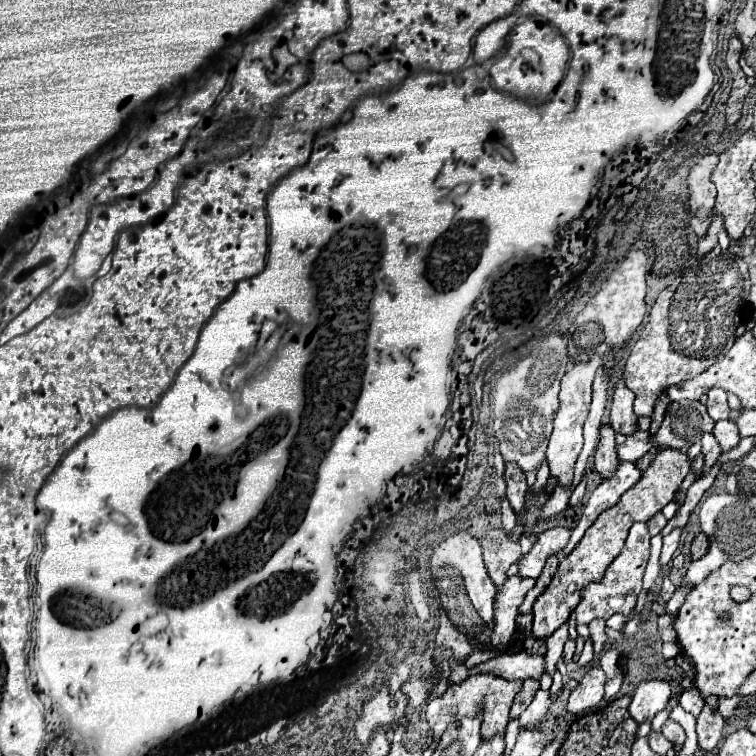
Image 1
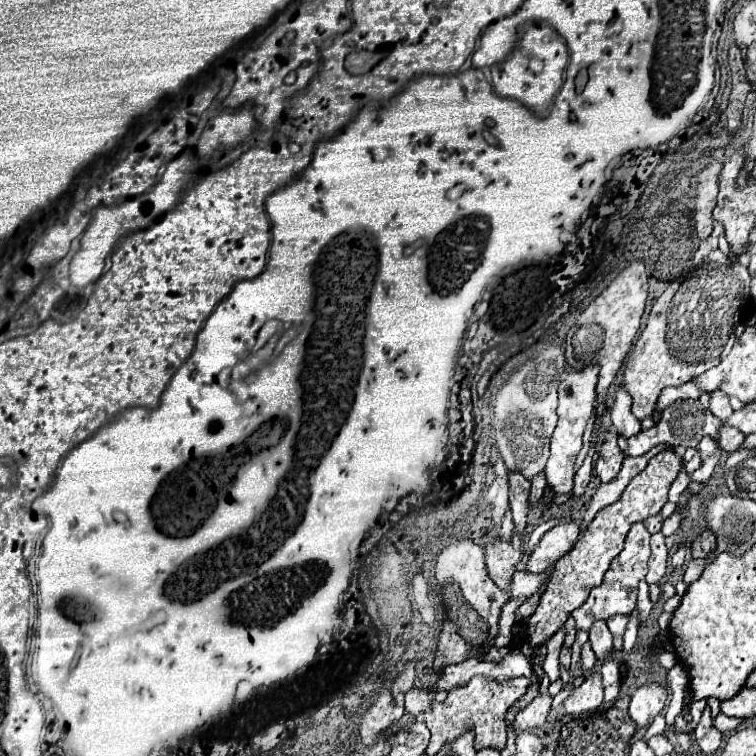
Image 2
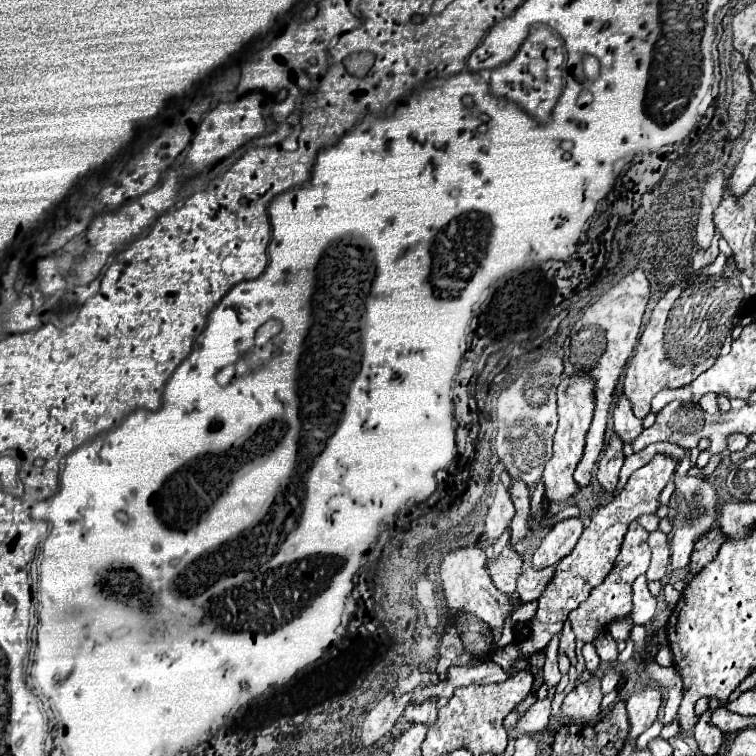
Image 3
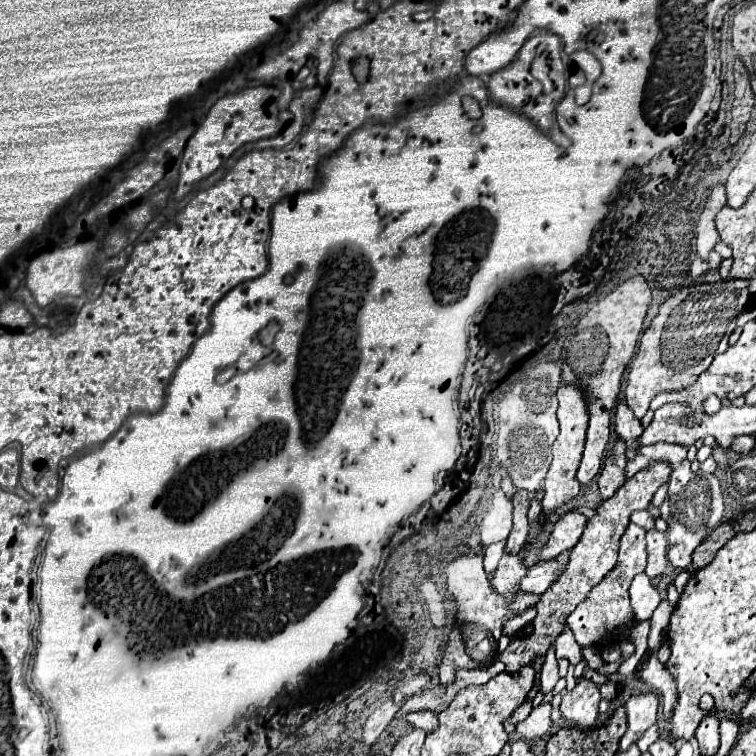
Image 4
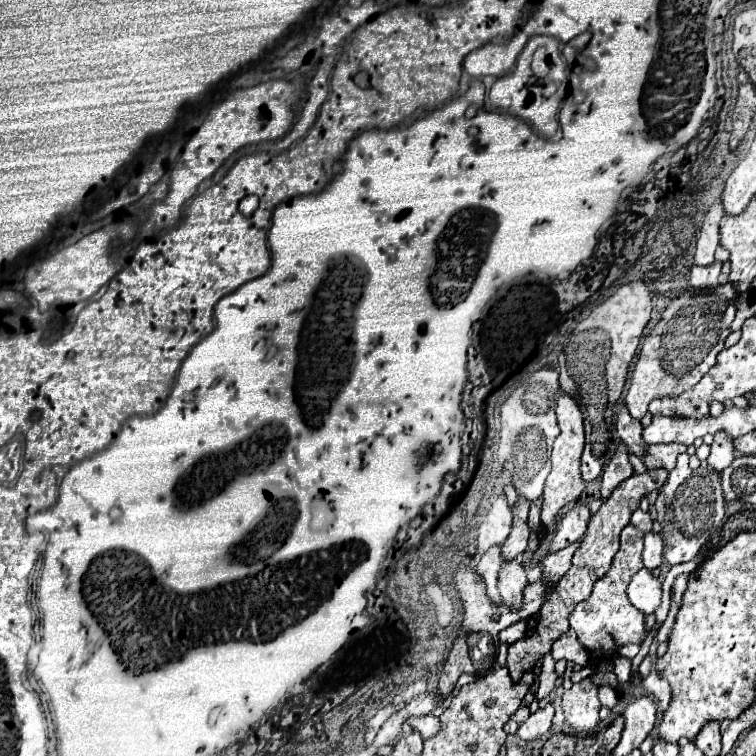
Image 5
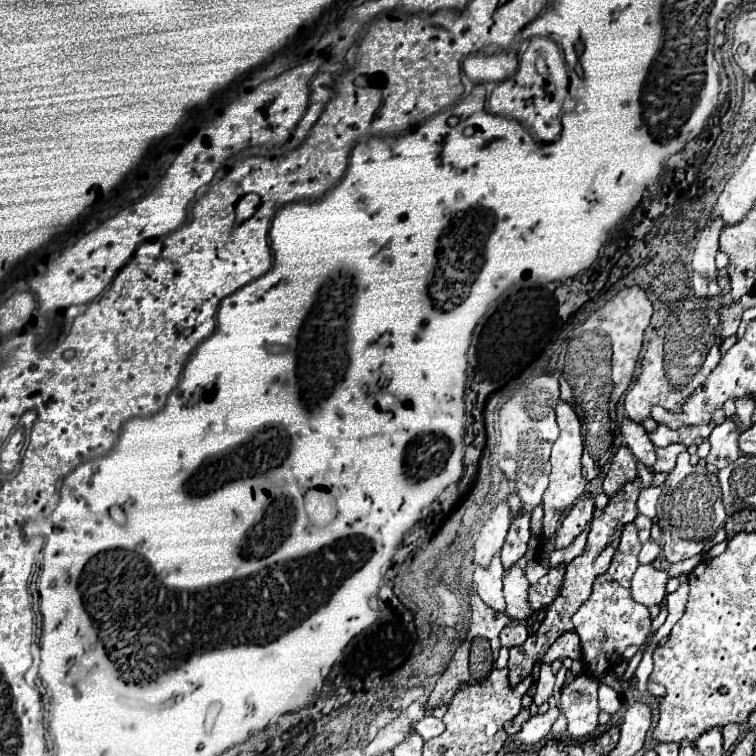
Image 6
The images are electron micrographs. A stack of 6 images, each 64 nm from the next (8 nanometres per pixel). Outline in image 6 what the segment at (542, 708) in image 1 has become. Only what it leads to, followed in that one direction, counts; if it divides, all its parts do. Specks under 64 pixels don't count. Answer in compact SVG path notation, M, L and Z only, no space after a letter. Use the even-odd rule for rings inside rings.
M552 706L552 708L550 708L548 712L544 712L544 714L532 716L528 722L522 724L522 728L520 728L520 732L518 732L518 738L520 738L524 744L536 744L536 742L540 742L540 740L550 732L556 716L558 716L558 708L556 708L556 706Z

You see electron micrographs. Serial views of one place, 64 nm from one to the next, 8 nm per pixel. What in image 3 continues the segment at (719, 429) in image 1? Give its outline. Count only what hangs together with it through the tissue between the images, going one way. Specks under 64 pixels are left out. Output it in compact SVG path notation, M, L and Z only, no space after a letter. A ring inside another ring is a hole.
M744 434L728 436L728 450L730 452L740 452L746 448L746 444L748 444L748 436L744 436Z

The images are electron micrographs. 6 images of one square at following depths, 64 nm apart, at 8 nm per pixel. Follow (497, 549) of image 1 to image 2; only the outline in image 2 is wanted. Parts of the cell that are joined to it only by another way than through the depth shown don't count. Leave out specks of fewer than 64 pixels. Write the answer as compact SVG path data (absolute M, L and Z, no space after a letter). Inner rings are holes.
M496 538L484 546L484 562L486 562L488 574L494 580L494 584L504 592L508 592L510 588L510 580L512 580L512 574L516 572L514 568L520 558L522 558L522 552L516 550L512 542L502 538Z

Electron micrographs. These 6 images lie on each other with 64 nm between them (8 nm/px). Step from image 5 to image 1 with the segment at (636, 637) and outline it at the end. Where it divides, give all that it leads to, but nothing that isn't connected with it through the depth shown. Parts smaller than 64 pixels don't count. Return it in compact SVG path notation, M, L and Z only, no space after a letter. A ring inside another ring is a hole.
M634 524L630 528L630 534L626 538L624 550L614 558L614 562L606 568L606 574L600 582L592 582L584 588L584 592L580 594L582 600L576 606L576 620L578 624L590 624L594 618L610 618L616 612L622 612L624 616L628 616L634 606L636 606L636 598L642 590L642 574L644 568L648 564L650 558L650 534L646 524Z

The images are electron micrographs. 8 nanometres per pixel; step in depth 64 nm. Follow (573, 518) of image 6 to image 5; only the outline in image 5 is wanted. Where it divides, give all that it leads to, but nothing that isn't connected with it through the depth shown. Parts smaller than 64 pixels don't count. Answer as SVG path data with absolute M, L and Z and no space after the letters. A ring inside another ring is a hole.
M576 504L572 510L568 510L556 526L556 534L554 534L554 540L552 540L548 552L558 552L558 550L578 542L588 528L588 520L590 520L588 506Z

